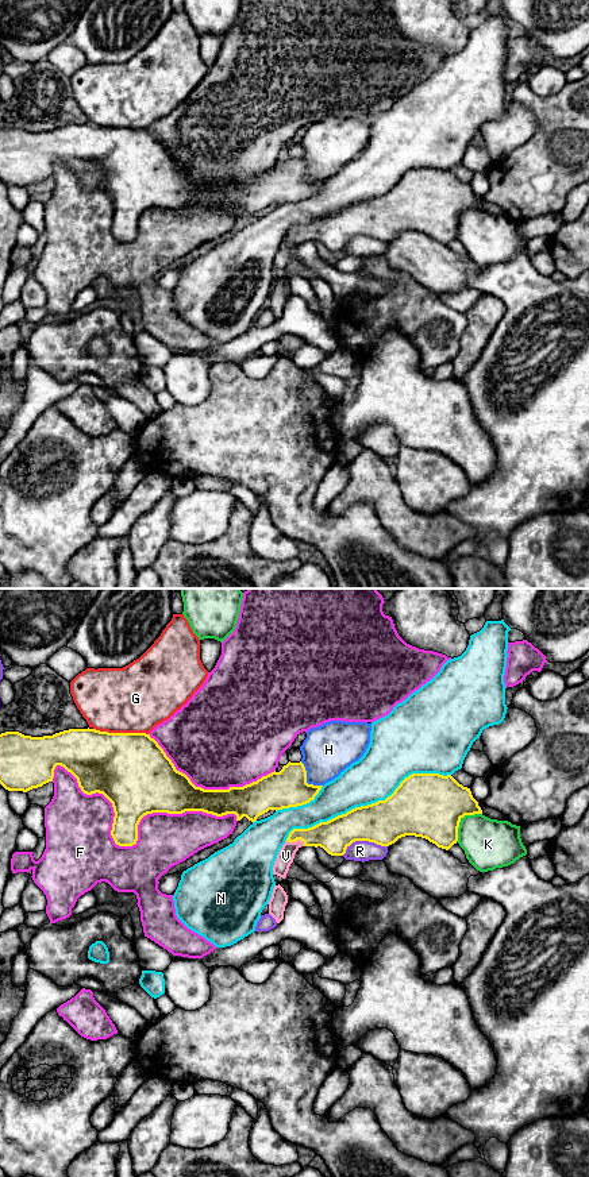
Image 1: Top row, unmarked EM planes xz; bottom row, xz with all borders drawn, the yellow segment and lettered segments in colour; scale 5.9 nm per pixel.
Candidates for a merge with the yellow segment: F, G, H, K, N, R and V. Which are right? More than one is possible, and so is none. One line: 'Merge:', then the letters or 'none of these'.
Merge: V

